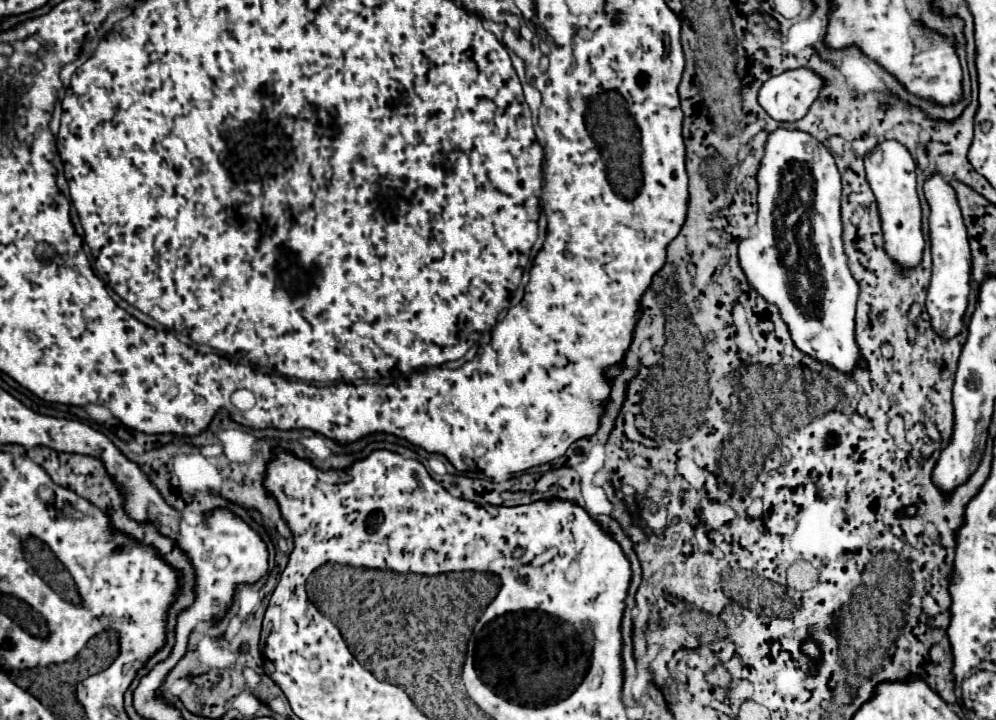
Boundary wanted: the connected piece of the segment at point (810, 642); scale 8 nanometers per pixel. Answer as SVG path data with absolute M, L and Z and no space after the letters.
M806 639L800 649L802 649L802 653L804 653L810 661L818 661L818 659L822 657L822 649L820 649L820 645L818 645L814 639Z

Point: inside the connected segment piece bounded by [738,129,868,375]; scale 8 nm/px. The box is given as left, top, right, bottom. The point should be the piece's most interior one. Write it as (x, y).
(795, 260)

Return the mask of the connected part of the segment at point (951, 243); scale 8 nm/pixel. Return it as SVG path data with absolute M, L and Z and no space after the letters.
M932 175L924 185L924 195L930 205L930 243L932 243L932 279L926 295L926 311L930 315L930 325L938 337L952 339L962 331L962 317L968 307L970 291L970 247L968 235L962 221L962 213L956 201L954 189L942 179L942 175Z

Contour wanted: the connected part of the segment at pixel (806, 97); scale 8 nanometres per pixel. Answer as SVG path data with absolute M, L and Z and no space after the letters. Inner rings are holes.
M810 69L784 71L770 77L758 91L760 107L780 123L802 119L820 95L822 79Z

